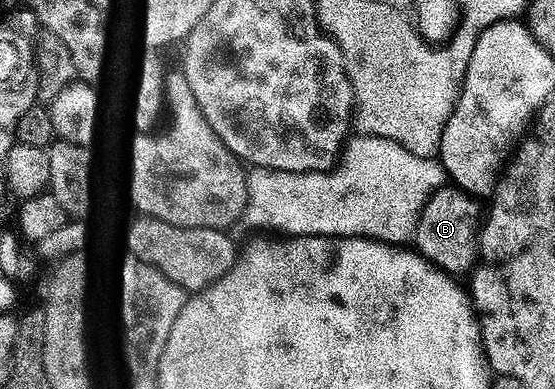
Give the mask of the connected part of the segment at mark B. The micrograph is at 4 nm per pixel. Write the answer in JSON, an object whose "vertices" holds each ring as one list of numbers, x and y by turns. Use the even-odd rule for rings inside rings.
{"vertices":[[446,184,431,195,421,213,415,235,416,249,447,274,468,275,477,265,483,206,476,201,480,202,470,191]]}

